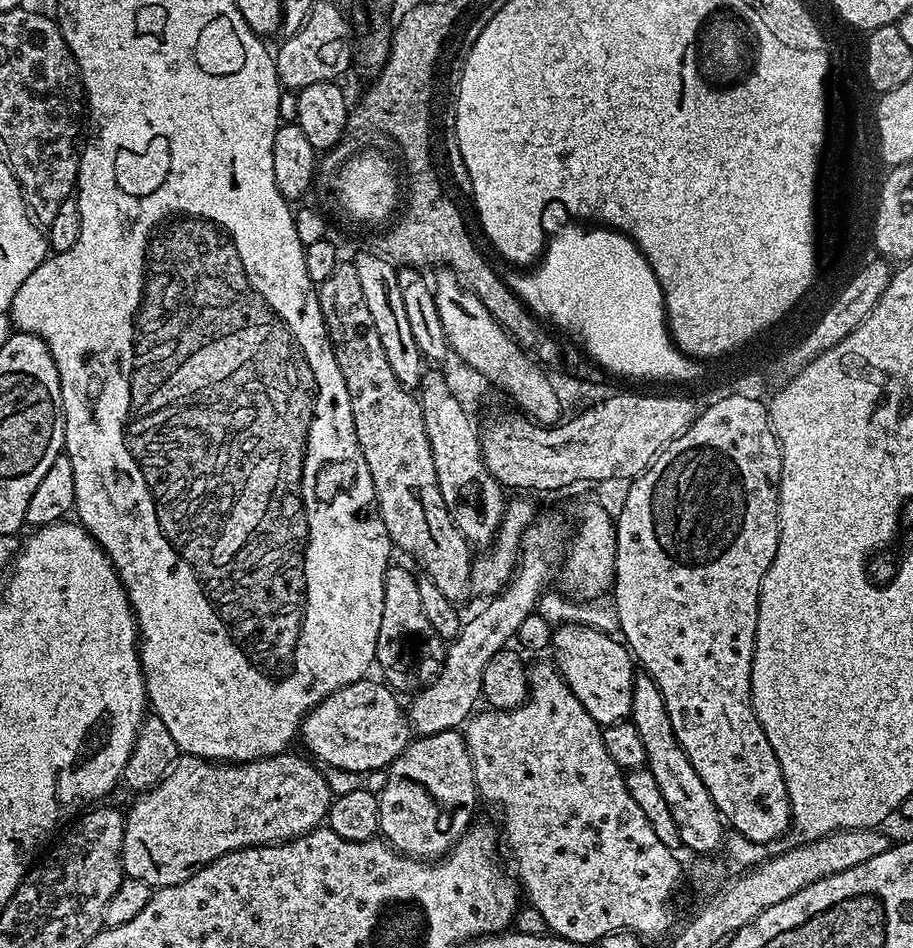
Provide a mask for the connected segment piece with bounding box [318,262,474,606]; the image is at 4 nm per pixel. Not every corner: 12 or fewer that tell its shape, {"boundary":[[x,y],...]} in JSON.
{"boundary":[[355,263],[318,286],[375,511],[451,604],[474,552]]}

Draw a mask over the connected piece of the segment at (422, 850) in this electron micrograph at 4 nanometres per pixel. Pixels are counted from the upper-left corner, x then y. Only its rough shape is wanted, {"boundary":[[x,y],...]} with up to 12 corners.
{"boundary":[[459,731],[421,735],[386,769],[379,835],[435,861],[478,805]]}

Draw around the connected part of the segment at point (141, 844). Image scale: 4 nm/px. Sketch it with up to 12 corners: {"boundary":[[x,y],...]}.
{"boundary":[[181,755],[127,809],[125,877],[178,886],[321,827],[311,759]]}

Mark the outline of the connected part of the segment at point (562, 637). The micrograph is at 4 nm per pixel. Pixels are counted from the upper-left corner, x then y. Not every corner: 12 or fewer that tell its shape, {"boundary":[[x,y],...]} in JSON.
{"boundary":[[561,624],[550,656],[596,724],[631,717],[623,639]]}

